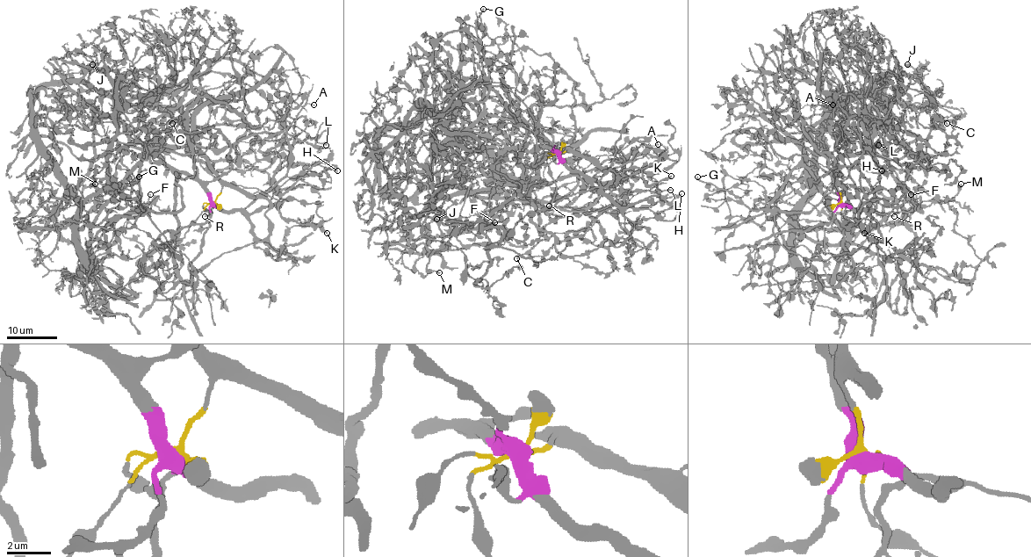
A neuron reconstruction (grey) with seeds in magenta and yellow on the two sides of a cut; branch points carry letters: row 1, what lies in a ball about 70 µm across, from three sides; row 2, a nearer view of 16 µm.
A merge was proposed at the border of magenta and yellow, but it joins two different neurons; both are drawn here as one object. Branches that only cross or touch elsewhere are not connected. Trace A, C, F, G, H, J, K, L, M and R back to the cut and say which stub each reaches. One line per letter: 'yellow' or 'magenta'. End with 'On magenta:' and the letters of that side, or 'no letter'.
A: yellow
C: yellow
F: magenta
G: magenta
H: magenta
J: magenta
K: magenta
L: yellow
M: magenta
R: yellow
On magenta: F, G, H, J, K, M

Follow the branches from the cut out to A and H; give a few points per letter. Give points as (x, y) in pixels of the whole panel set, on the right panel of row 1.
A: (841, 203), (838, 186), (854, 195), (856, 186), (839, 151), (838, 139), (841, 127), (833, 118), (832, 104)
H: (841, 203), (868, 213), (870, 201), (860, 184), (860, 174), (868, 170), (885, 174), (893, 170), (882, 170)

